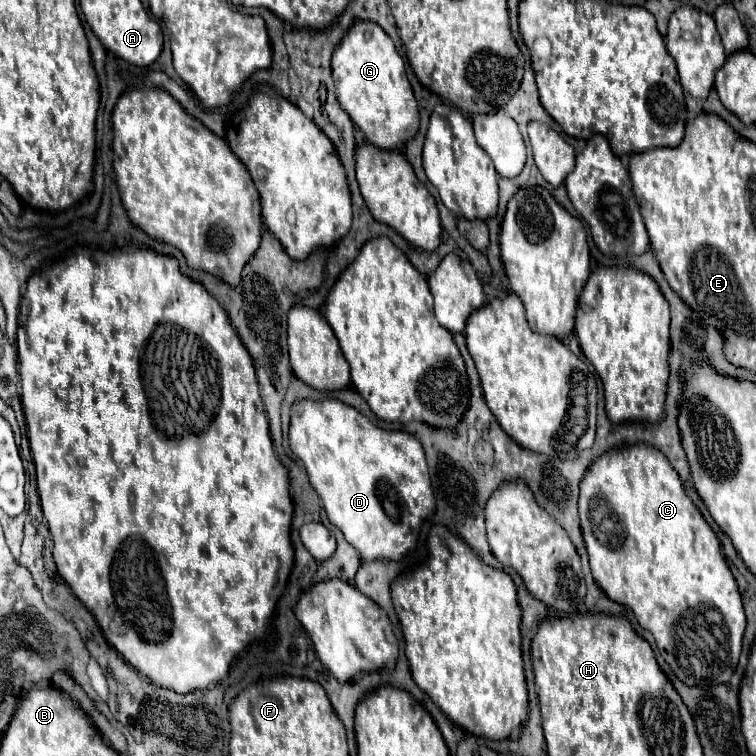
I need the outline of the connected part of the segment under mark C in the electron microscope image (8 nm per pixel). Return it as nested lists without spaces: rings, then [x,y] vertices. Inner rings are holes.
[[[623,446],[623,448],[615,448],[605,452],[603,456],[599,456],[587,470],[583,482],[581,482],[581,494],[579,494],[579,516],[581,516],[581,530],[583,530],[583,538],[585,538],[585,546],[587,546],[587,554],[589,554],[589,564],[591,564],[591,572],[597,580],[597,584],[603,588],[603,592],[607,594],[609,600],[623,604],[627,608],[633,610],[637,622],[641,628],[649,630],[653,634],[653,638],[657,640],[659,652],[661,656],[667,660],[667,664],[671,666],[673,674],[687,686],[697,686],[697,688],[711,688],[717,684],[725,684],[731,680],[737,662],[739,662],[739,654],[741,654],[741,642],[743,642],[743,632],[747,626],[745,620],[745,612],[743,612],[743,602],[741,602],[741,594],[737,588],[737,582],[725,562],[725,556],[721,552],[721,544],[715,536],[715,532],[711,530],[711,526],[705,522],[705,518],[701,516],[701,512],[697,510],[697,506],[689,500],[689,496],[683,490],[683,484],[677,476],[677,472],[673,470],[673,466],[669,464],[669,460],[655,448],[651,446]]]

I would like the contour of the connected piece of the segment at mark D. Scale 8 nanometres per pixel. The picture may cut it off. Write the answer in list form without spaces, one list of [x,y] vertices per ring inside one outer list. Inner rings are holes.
[[[301,400],[291,410],[289,444],[305,464],[327,518],[343,532],[345,540],[359,552],[361,560],[397,562],[407,552],[415,550],[423,520],[435,512],[435,496],[419,440],[407,432],[383,430],[369,422],[369,418],[365,418],[361,412],[339,400]]]

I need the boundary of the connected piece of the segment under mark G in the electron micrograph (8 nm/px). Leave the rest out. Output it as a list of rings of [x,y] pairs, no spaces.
[[[357,22],[349,28],[345,38],[337,44],[331,56],[331,72],[335,80],[335,96],[339,106],[349,114],[351,122],[365,134],[367,142],[379,150],[399,150],[419,130],[419,110],[409,80],[405,76],[405,62],[397,54],[393,40],[373,22]]]

